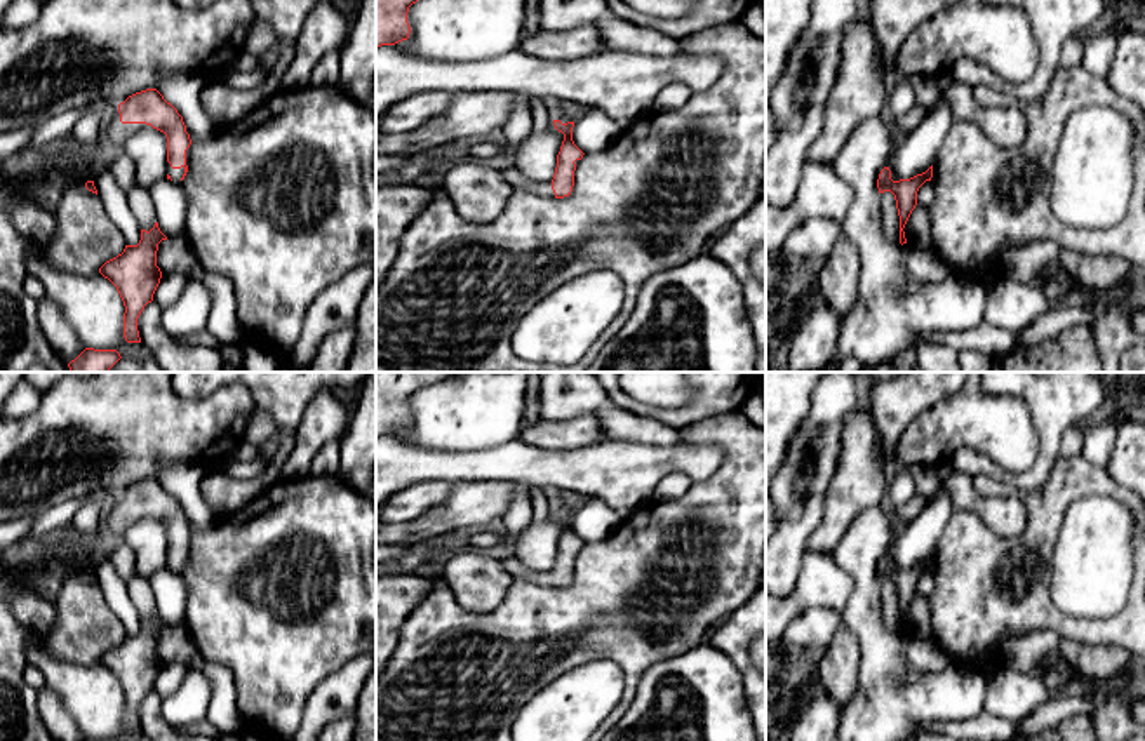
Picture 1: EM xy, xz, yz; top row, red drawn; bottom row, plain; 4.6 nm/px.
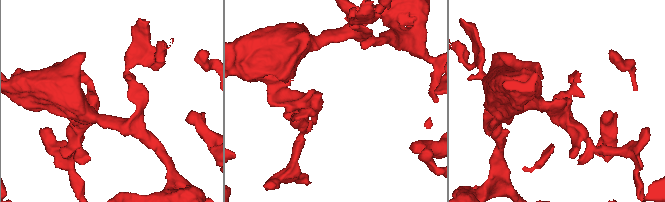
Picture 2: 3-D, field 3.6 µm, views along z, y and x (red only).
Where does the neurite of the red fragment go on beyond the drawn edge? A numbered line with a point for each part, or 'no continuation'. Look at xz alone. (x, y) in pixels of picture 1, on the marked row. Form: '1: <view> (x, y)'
1: xz (515, 178)

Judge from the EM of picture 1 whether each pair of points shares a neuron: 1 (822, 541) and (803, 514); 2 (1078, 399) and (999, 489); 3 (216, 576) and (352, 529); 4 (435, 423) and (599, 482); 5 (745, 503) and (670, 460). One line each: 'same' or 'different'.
1: different
2: different
3: same
4: different
5: different

